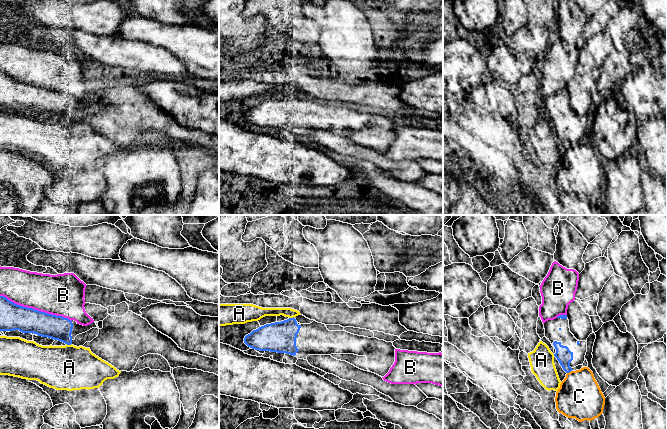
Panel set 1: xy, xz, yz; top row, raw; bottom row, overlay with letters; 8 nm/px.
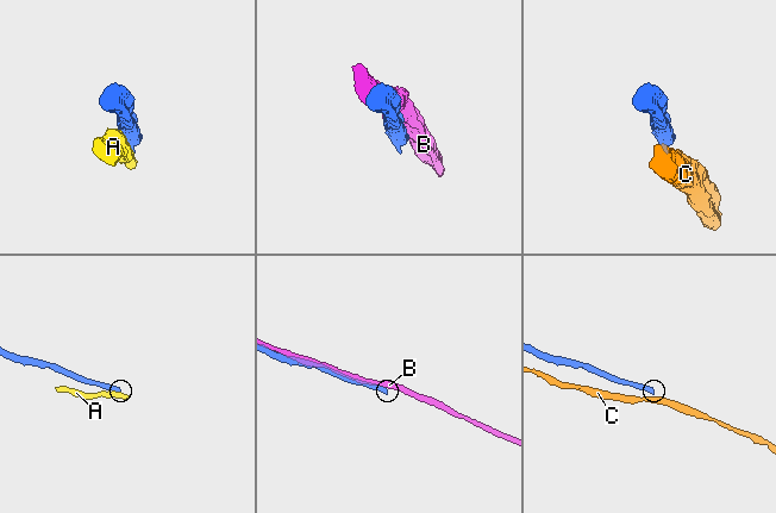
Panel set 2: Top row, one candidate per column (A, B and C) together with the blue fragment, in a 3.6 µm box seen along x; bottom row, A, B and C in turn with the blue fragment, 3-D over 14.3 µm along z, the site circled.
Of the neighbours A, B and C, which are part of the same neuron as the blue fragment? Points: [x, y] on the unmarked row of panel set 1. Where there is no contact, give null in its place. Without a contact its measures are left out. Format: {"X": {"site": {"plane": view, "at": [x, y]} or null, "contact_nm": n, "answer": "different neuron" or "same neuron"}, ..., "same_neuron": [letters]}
{"A": {"site": {"plane": "xy", "at": [69, 120]}, "contact_nm": 50, "answer": "different neuron"}, "B": {"site": {"plane": "xy", "at": [36, 86]}, "contact_nm": 600, "answer": "different neuron"}, "C": {"site": {"plane": "yz", "at": [569, 147]}, "contact_nm": 50, "answer": "different neuron"}, "same_neuron": []}

